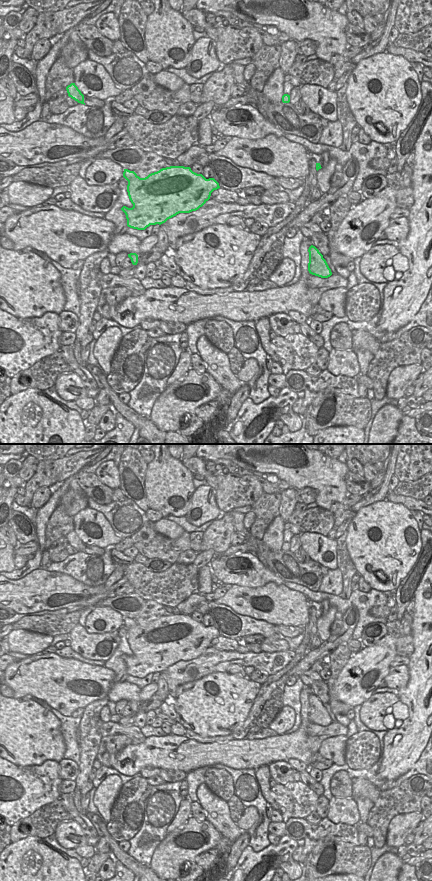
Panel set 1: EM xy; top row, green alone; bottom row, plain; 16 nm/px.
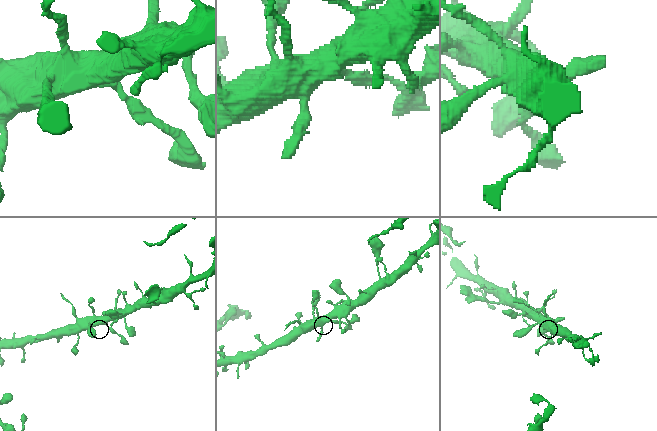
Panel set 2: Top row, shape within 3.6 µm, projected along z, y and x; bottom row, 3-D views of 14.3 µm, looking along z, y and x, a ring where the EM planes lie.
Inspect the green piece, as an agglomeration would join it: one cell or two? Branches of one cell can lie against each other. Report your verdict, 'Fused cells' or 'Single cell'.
Fused cells

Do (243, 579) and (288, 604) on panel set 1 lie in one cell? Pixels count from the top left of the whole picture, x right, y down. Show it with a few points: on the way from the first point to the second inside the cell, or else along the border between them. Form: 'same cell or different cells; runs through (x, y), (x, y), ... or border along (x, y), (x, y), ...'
different cells; border along (234, 584), (261, 587), (274, 582), (280, 585)

